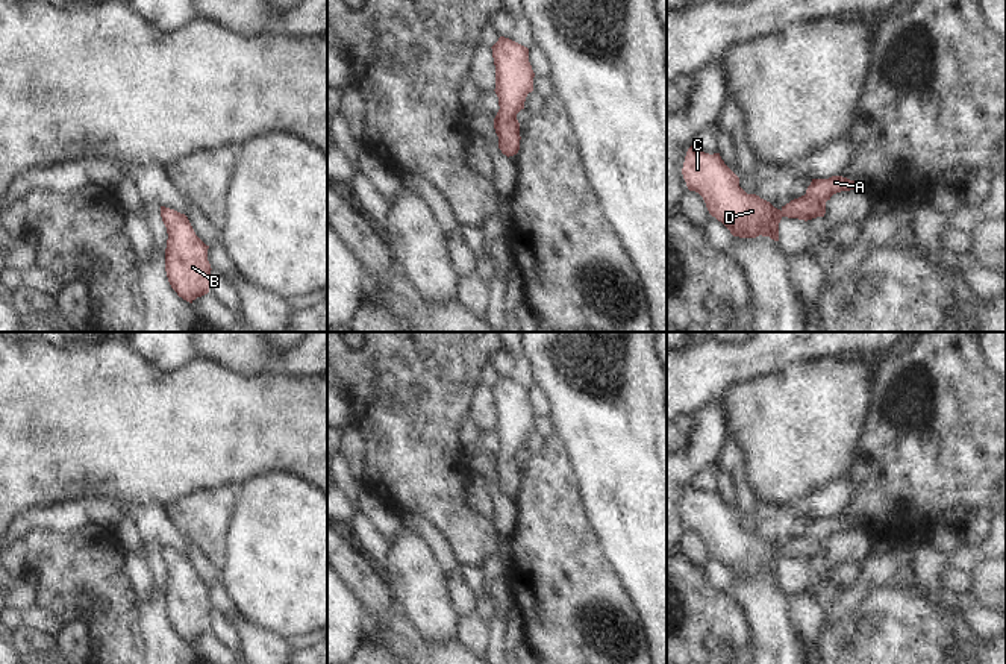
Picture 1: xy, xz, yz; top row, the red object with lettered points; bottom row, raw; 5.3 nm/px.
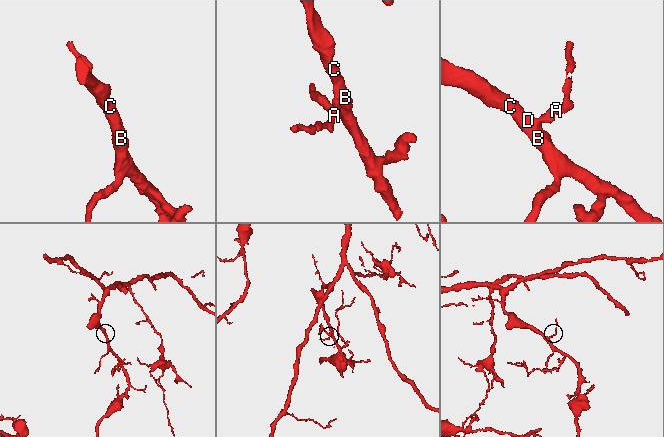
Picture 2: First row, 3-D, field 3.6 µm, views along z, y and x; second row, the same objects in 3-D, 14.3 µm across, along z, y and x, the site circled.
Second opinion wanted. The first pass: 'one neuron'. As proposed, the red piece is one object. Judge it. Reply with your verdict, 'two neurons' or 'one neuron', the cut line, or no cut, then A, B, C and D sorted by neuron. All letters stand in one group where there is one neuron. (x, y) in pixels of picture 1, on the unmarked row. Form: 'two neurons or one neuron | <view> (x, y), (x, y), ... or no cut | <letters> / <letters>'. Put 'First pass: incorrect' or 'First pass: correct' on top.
First pass: correct
one neuron | no cut | A B C D

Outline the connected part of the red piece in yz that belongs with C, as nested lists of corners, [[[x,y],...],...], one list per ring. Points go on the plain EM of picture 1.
[[[688,488],[683,518],[689,531],[698,532],[712,556],[721,561],[733,576],[756,578],[759,575],[779,581],[779,562],[783,556],[812,559],[824,556],[826,541],[841,531],[861,528],[859,520],[842,515],[812,518],[806,534],[791,540],[780,549],[739,526],[739,517],[724,503],[720,493]]]

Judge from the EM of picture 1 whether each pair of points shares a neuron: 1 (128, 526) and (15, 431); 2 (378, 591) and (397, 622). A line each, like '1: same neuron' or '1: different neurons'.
1: different neurons
2: different neurons

